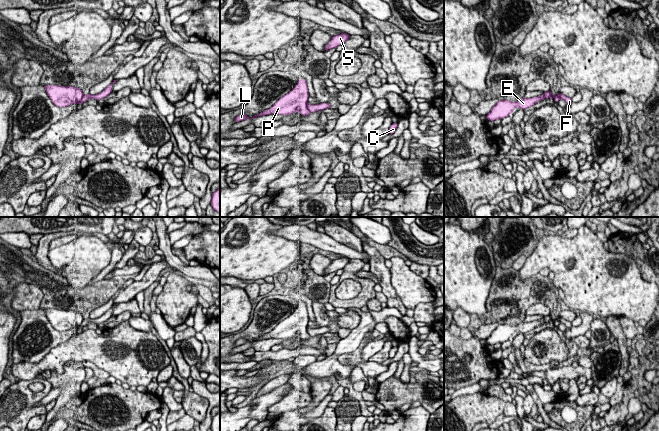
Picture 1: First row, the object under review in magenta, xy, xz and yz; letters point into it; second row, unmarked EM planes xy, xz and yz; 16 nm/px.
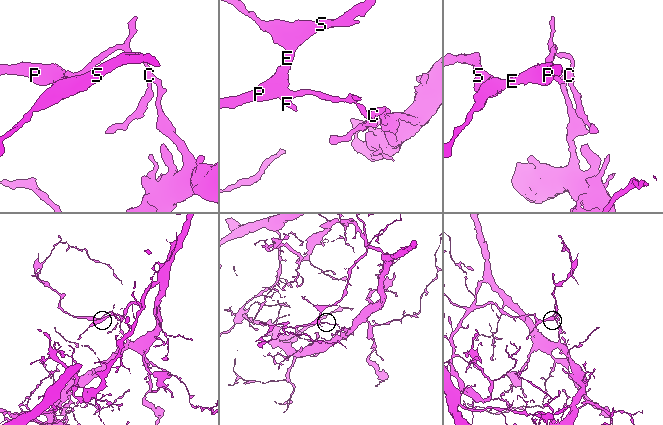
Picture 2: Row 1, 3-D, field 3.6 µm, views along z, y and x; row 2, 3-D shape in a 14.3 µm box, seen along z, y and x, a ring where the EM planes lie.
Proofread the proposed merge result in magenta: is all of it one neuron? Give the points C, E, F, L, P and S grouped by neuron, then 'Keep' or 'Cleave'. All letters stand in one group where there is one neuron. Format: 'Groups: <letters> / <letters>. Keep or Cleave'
Groups: C / E F L P S. Cleave

